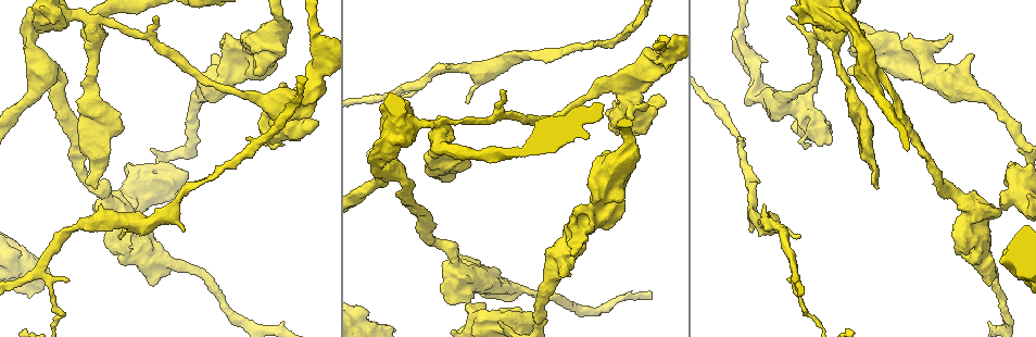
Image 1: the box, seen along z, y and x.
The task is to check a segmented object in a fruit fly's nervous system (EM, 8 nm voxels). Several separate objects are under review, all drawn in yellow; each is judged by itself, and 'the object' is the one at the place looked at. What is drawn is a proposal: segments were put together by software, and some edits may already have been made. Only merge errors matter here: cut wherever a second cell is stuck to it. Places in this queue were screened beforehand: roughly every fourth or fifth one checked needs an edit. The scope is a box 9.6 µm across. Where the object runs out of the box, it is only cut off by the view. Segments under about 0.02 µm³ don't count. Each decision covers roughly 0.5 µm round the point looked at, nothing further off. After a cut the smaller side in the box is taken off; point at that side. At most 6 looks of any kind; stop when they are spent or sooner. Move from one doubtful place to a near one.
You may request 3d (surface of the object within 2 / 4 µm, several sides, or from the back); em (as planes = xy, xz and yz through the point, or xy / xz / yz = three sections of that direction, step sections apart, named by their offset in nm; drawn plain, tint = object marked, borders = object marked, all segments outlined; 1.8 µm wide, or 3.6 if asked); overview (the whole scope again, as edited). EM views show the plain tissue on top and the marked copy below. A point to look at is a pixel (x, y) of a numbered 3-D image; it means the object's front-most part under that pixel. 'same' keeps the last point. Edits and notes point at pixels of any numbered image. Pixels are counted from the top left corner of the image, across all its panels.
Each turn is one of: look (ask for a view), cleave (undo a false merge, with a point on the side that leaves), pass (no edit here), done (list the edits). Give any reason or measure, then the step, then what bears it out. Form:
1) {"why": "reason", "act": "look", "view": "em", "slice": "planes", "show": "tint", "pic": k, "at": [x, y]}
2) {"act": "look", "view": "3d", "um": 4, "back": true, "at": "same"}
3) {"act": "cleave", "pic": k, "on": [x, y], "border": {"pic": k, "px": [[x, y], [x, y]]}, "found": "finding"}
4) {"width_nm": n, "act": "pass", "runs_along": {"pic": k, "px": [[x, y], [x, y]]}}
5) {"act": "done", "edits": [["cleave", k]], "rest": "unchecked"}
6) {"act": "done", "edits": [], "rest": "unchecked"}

{"why": "four or more arms meet", "act": "look", "view": "3d", "um": 2, "pic": 1, "at": [95, 113]}

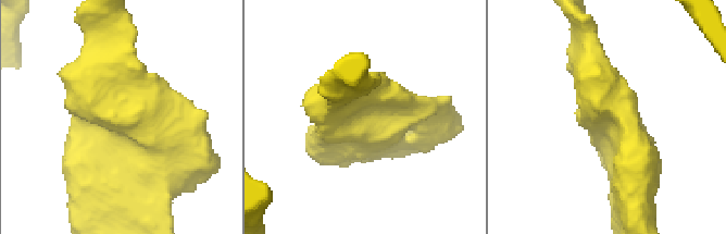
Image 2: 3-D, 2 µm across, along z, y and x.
{"why": "need the tissue", "act": "look", "view": "em", "slice": "xy", "step": 4, "show": "tint", "pic": 2, "at": [616, 119]}

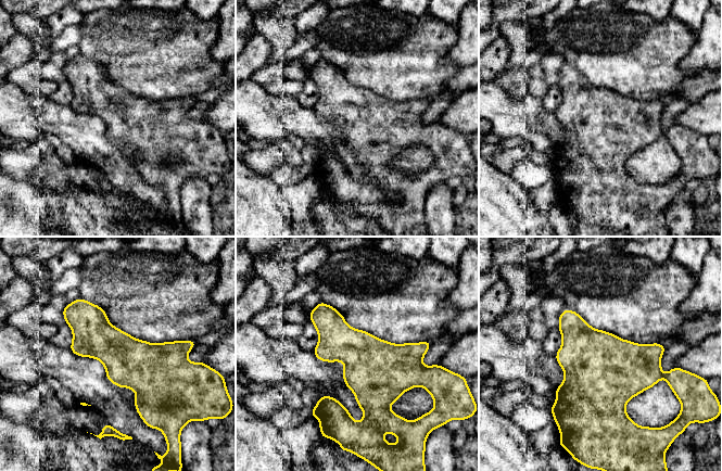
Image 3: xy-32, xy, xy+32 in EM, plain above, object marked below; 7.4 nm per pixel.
{"act": "pass", "found": "one cell here"}

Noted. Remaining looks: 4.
{"why": "abrupt turn", "act": "look", "view": "em", "slice": "planes", "show": "tint", "pic": 1, "at": [305, 95]}

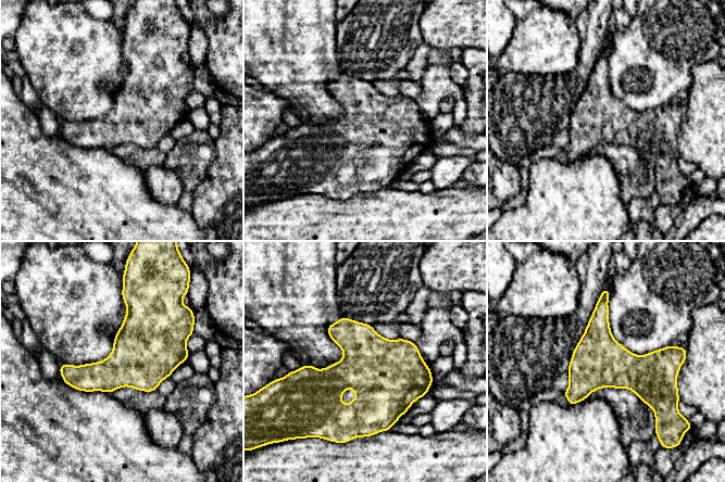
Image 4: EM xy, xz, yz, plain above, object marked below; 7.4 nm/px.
{"width_nm": 400, "act": "pass", "found": "all the same cell"}

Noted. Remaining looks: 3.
{"why": "thick turns thin", "act": "look", "view": "em", "um": 3.6, "slice": "xz", "step": 4, "show": "tint", "pic": 1, "at": [1019, 186]}

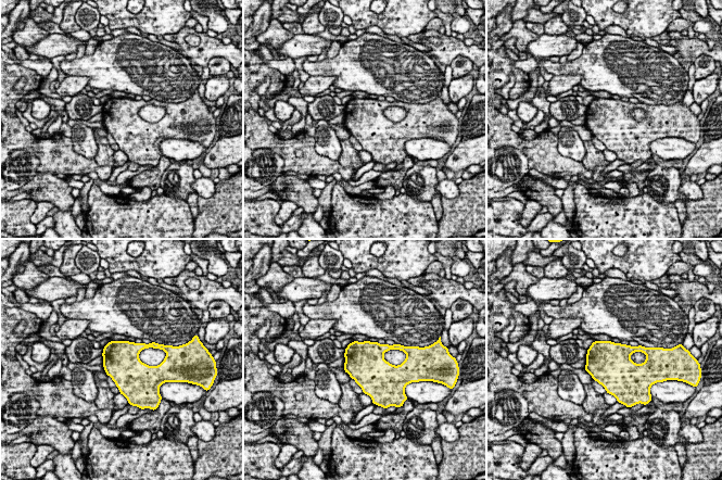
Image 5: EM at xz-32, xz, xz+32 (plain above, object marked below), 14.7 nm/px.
{"act": "pass", "found": "one cell here"}

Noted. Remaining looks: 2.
{"act": "done", "edits": [], "rest": "unchecked"}

